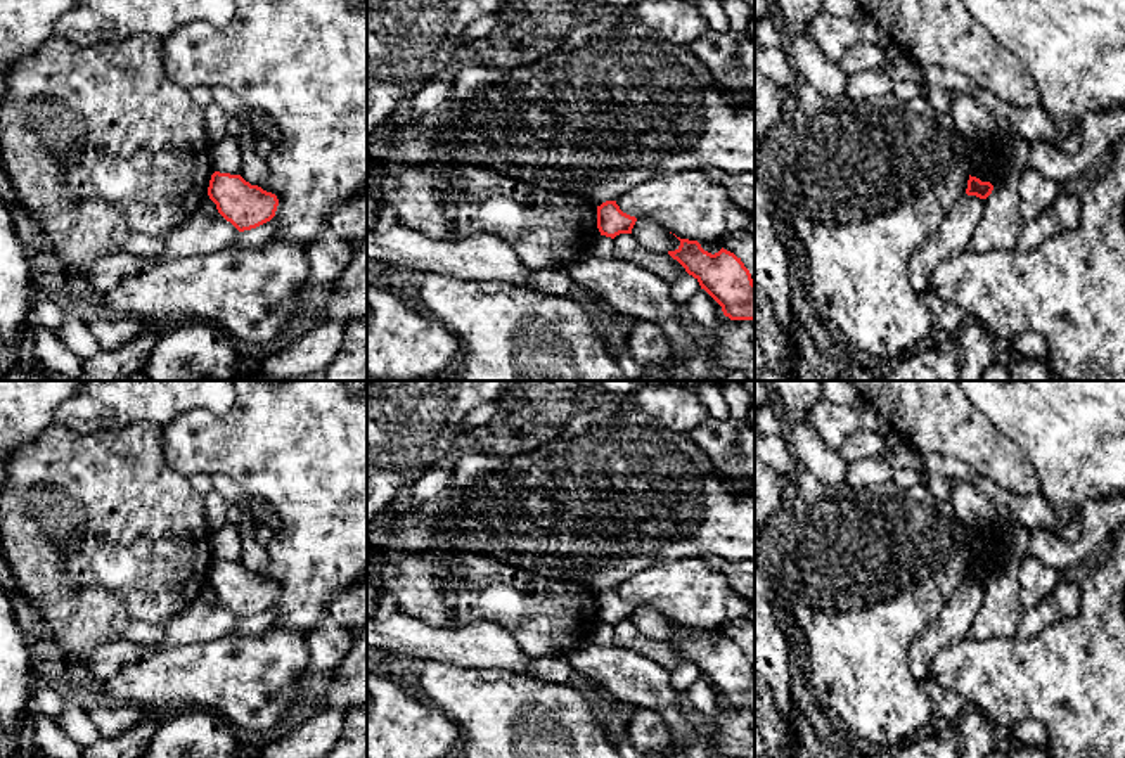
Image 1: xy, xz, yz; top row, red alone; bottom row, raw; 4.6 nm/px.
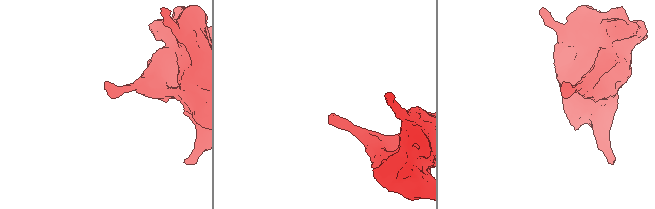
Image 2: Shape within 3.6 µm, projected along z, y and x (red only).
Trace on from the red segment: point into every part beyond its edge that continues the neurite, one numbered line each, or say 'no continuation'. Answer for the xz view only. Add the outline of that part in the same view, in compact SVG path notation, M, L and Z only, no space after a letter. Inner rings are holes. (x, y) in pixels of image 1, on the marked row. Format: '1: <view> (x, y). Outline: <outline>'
no continuation

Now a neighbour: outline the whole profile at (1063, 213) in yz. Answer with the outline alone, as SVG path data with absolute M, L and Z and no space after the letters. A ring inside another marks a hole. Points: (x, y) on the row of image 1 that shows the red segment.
M1061 192L1038 216L1025 222L1016 242L1018 251L1032 251L1047 239L1071 230L1080 222L1082 206L1077 196Z

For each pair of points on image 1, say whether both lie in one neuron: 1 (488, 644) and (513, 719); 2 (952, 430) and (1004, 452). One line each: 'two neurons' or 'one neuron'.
1: two neurons
2: one neuron

